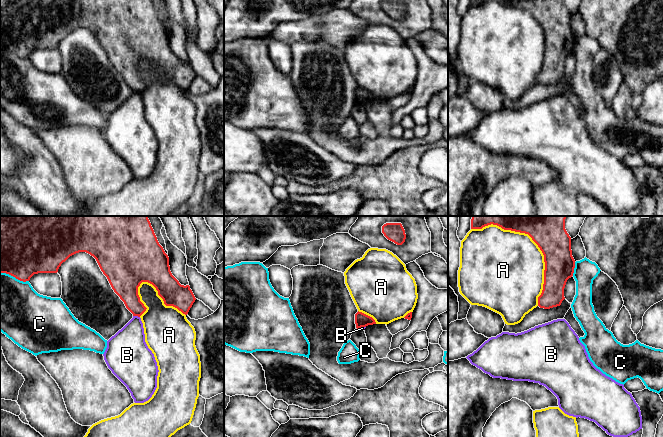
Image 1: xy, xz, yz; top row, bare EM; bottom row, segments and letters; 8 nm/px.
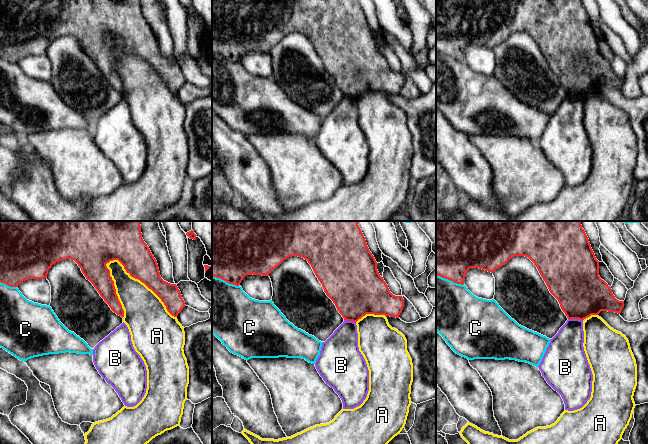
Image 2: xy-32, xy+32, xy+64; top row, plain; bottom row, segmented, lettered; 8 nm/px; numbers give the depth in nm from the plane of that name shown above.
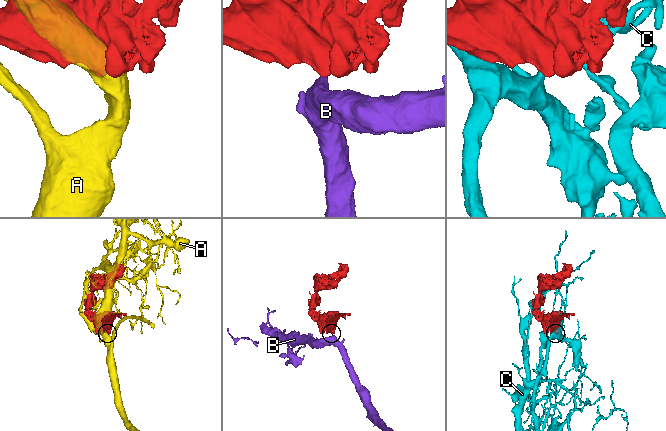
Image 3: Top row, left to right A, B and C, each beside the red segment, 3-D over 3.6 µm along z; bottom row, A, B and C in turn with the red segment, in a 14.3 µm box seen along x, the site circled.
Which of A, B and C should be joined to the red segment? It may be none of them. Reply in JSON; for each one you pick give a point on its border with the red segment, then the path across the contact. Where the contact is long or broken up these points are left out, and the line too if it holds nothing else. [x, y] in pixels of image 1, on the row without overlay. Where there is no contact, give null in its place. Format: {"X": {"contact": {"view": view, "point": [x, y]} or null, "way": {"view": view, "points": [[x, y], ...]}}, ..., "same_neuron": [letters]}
{"same_neuron": []}

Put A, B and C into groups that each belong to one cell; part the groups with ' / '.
A / B / C

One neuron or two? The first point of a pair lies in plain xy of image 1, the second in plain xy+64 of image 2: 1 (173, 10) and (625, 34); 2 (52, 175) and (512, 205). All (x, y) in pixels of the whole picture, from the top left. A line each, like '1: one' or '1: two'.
1: one
2: two

